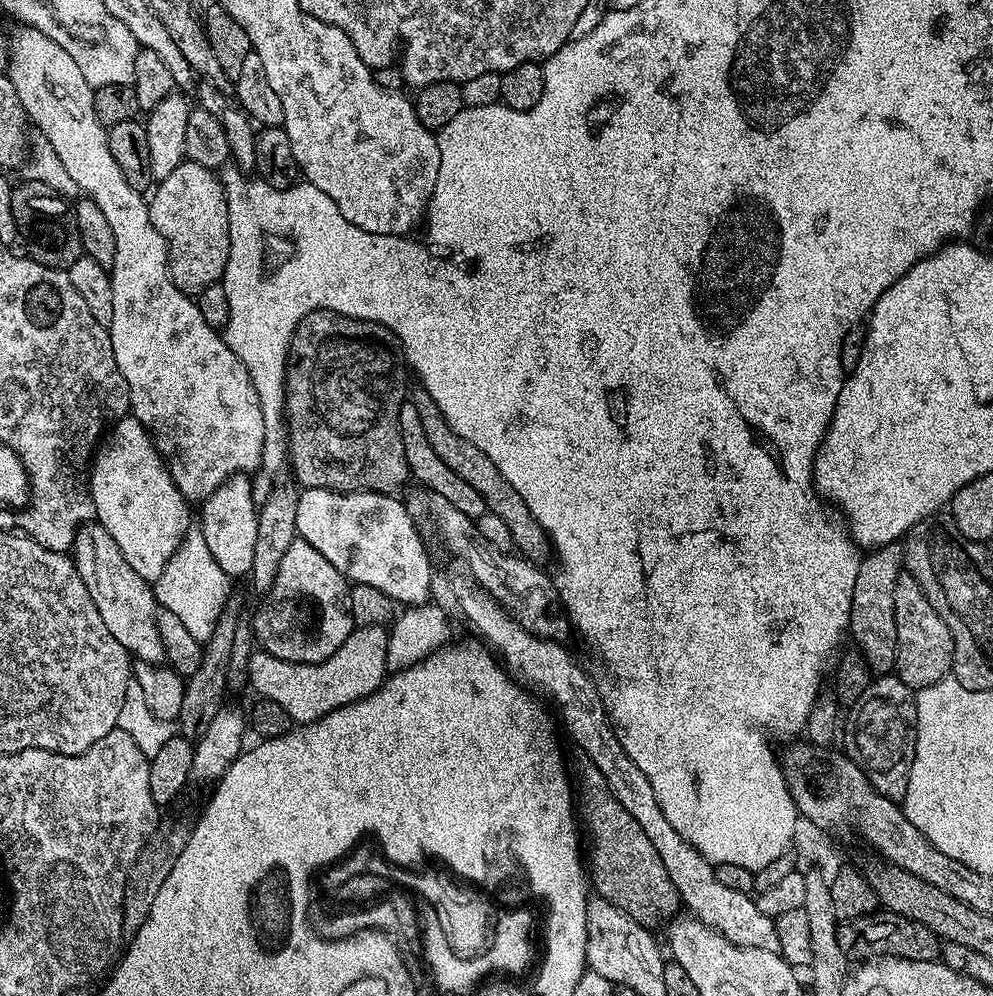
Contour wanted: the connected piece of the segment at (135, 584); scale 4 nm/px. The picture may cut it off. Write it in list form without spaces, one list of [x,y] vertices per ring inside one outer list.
[[[99,522],[84,524],[76,532],[76,541],[70,549],[71,559],[76,565],[82,582],[86,582],[86,590],[90,590],[90,598],[94,606],[98,606],[98,614],[102,614],[102,622],[110,629],[110,634],[122,642],[129,654],[146,664],[164,664],[166,657],[162,638],[158,634],[156,613],[158,605],[153,585],[126,562],[122,550],[118,550],[118,542]]]

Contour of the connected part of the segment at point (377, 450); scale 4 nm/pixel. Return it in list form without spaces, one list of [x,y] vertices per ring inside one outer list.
[[[315,308],[298,326],[292,335],[292,341],[286,353],[286,371],[284,378],[284,410],[286,413],[286,439],[288,446],[288,459],[290,472],[296,475],[301,489],[329,488],[335,492],[387,492],[399,493],[404,483],[409,483],[410,473],[406,466],[406,454],[402,450],[402,434],[398,426],[400,407],[406,403],[406,393],[409,391],[409,373],[406,371],[406,361],[402,355],[400,339],[380,324],[372,324],[369,320],[359,320],[331,312],[325,308]]]

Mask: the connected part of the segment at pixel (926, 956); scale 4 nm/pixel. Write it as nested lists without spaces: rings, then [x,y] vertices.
[[[877,910],[871,916],[846,920],[839,925],[837,940],[843,954],[852,962],[878,960],[881,956],[897,956],[903,960],[935,960],[941,954],[941,941],[924,924],[914,922],[896,912]]]

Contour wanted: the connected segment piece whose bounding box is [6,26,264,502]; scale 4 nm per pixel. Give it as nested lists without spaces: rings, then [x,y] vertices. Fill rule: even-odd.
[[[20,26],[20,29],[13,34],[12,40],[10,39],[10,59],[6,75],[14,82],[14,90],[18,94],[18,102],[22,102],[25,117],[30,121],[31,127],[33,129],[36,128],[35,131],[39,135],[44,136],[46,142],[50,142],[54,154],[58,154],[59,160],[62,161],[62,166],[66,166],[66,170],[70,173],[70,178],[74,178],[74,182],[80,188],[81,193],[94,202],[98,202],[98,206],[102,209],[102,214],[110,221],[110,226],[114,226],[114,243],[116,247],[114,266],[110,269],[112,289],[114,290],[114,322],[110,326],[110,331],[112,334],[112,345],[114,346],[114,358],[118,362],[118,370],[122,374],[122,378],[126,378],[126,386],[130,394],[130,412],[138,422],[142,422],[144,429],[152,435],[152,441],[156,444],[156,449],[159,450],[167,463],[172,481],[176,483],[185,500],[202,502],[207,496],[214,494],[214,490],[218,490],[218,486],[225,484],[231,476],[252,474],[255,468],[257,471],[264,459],[262,406],[258,402],[258,394],[254,390],[254,382],[250,378],[248,367],[240,361],[238,354],[234,354],[234,350],[230,350],[230,346],[225,342],[223,335],[217,329],[212,328],[210,322],[206,322],[206,318],[202,318],[202,310],[198,310],[195,299],[186,295],[182,290],[178,290],[178,286],[174,286],[172,275],[168,269],[168,244],[162,238],[162,234],[158,234],[158,230],[150,222],[148,200],[145,197],[140,197],[143,196],[141,189],[130,186],[130,182],[126,182],[126,174],[122,174],[121,168],[118,167],[118,162],[114,162],[114,154],[110,154],[108,129],[105,128],[102,122],[98,122],[98,114],[94,114],[94,90],[90,86],[90,82],[86,82],[86,78],[82,78],[82,70],[78,66],[78,62],[74,62],[74,58],[70,58],[70,54],[66,54],[66,50],[62,50],[62,46],[58,46],[58,42],[46,38],[46,34],[42,34],[37,28]]]

